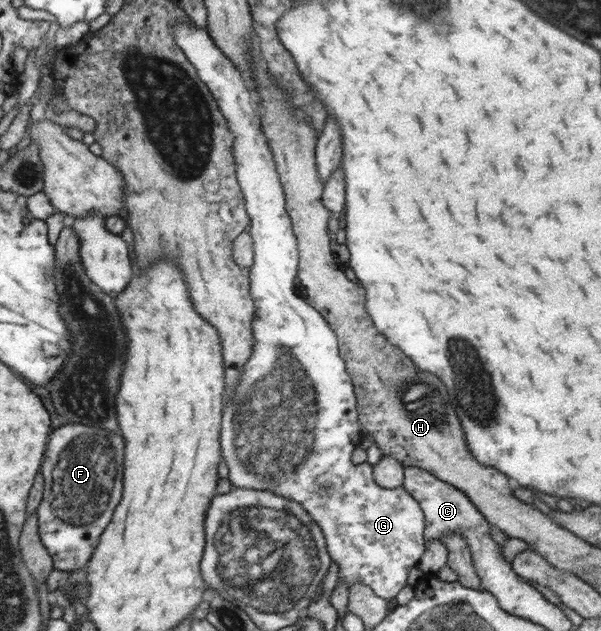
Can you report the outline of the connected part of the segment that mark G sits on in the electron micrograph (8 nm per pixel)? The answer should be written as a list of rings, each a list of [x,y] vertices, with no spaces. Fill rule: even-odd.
[[[193,21],[189,22],[175,22],[172,25],[172,36],[176,45],[179,45],[181,51],[185,54],[185,57],[194,65],[200,80],[208,87],[208,90],[212,93],[214,100],[218,103],[220,111],[226,119],[228,128],[234,135],[234,162],[236,163],[236,176],[244,197],[245,209],[247,210],[248,216],[250,217],[251,229],[249,233],[253,238],[254,244],[254,262],[249,268],[249,279],[250,279],[250,293],[253,298],[254,304],[256,305],[256,316],[252,319],[252,332],[253,332],[253,353],[249,357],[248,363],[245,363],[245,369],[243,369],[243,375],[239,379],[239,385],[235,385],[235,393],[233,396],[224,396],[224,409],[222,417],[222,425],[220,429],[220,452],[222,453],[222,459],[229,468],[228,479],[232,486],[235,488],[250,488],[255,490],[261,490],[261,492],[273,492],[280,497],[285,497],[302,505],[307,513],[312,517],[316,524],[321,528],[324,538],[326,539],[326,550],[330,555],[334,565],[338,566],[338,581],[344,581],[345,585],[348,585],[349,589],[354,583],[362,583],[368,585],[374,592],[375,595],[382,597],[386,600],[395,598],[397,593],[403,589],[406,585],[407,575],[409,575],[409,569],[415,567],[423,553],[426,550],[426,539],[424,538],[424,513],[420,508],[420,505],[411,498],[409,492],[405,491],[403,487],[397,487],[395,489],[384,489],[377,485],[372,476],[372,465],[368,462],[361,464],[353,464],[351,462],[351,455],[353,450],[360,446],[362,438],[364,436],[362,426],[358,421],[358,412],[356,406],[355,390],[353,390],[353,383],[349,374],[347,374],[345,368],[345,361],[339,356],[338,353],[338,341],[333,329],[327,323],[327,320],[311,305],[309,305],[303,298],[297,293],[298,282],[298,245],[291,227],[291,220],[287,215],[285,209],[285,198],[284,189],[277,173],[276,161],[274,155],[269,149],[267,136],[262,130],[262,123],[260,122],[260,116],[257,112],[256,98],[254,91],[250,90],[250,87],[245,83],[238,66],[236,66],[218,47],[208,32],[208,28],[200,28],[196,26]]]

